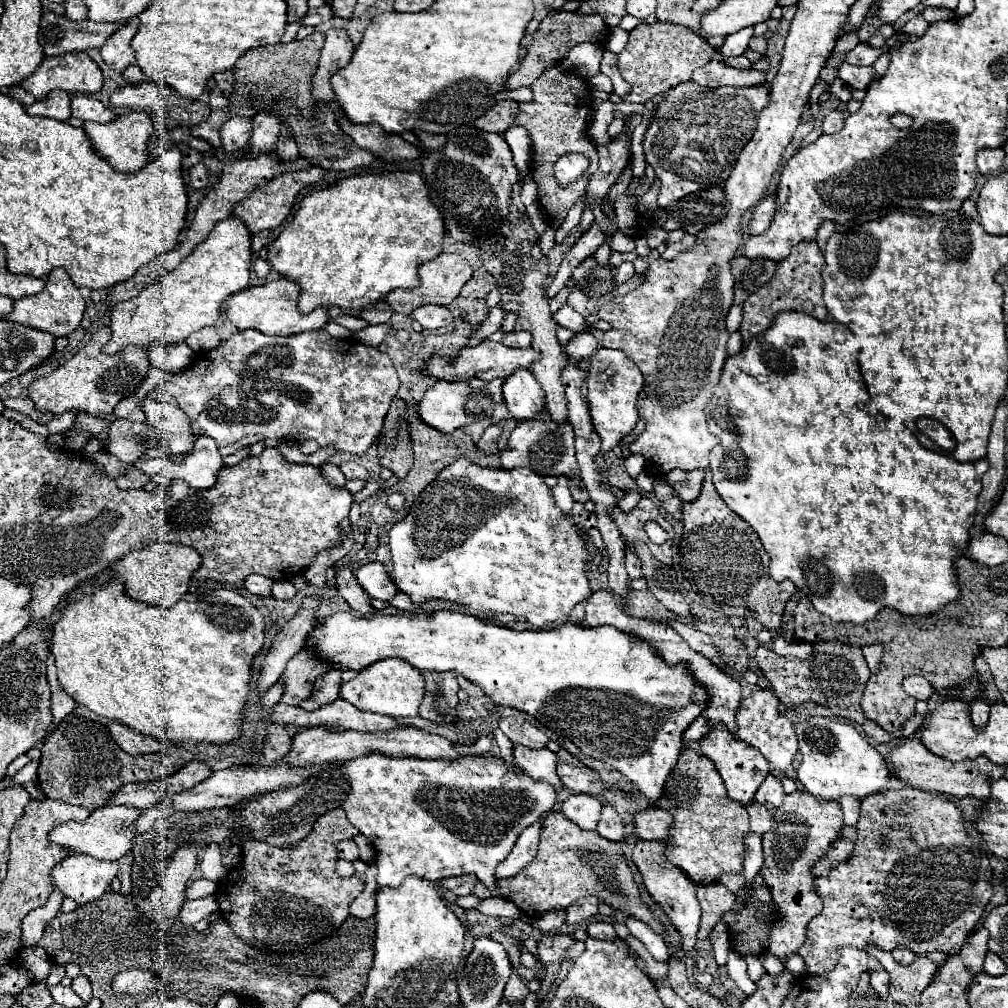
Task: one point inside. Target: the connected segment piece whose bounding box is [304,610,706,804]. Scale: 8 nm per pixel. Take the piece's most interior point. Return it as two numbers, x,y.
607,691

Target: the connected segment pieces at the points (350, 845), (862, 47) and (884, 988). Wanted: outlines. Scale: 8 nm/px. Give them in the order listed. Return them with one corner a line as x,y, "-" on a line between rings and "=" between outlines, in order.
342,840
336,846
338,846
338,856
342,860
350,860
350,862
358,860
358,846
354,840
=
860,42
854,50
850,50
850,52
844,56
844,60
846,60
848,64
856,64
856,66
872,66
882,52
884,52
882,48
876,50
876,48
872,48
870,44
=
882,966
876,968
874,972
870,972
870,984
878,992
878,996
882,1000
886,1000
886,996
888,996
888,974
886,974
886,970

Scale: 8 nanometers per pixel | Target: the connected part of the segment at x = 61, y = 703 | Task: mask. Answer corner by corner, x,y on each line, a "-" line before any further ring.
48,654
48,660
46,660
46,668
48,668
48,684
50,684
50,690
52,690
52,714
54,714
54,724
58,724
64,716
68,716
74,708
76,708
76,702
74,698
70,698
70,694
66,694
60,686
58,686
58,672
54,670
54,658
52,654

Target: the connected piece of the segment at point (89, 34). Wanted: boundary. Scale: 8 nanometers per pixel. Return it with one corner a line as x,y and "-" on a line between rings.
46,12
40,22
38,40
44,48
46,56
58,56
74,50
90,50
100,48
116,30
124,24
120,22
74,22
66,16
58,16
54,12

